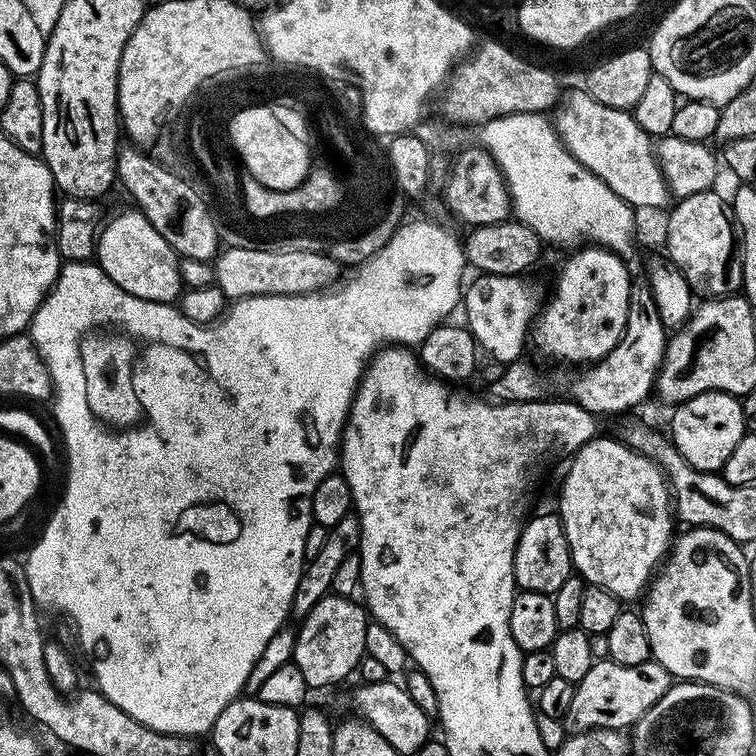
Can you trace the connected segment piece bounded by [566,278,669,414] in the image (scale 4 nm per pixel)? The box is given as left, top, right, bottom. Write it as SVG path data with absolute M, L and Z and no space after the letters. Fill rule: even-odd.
M633 279L630 290L631 304L628 306L628 321L624 337L606 354L606 358L596 361L581 376L576 376L568 384L567 399L581 404L593 414L600 412L628 412L636 408L656 387L656 373L664 361L664 347L668 345L669 333L658 314L652 288L647 279Z

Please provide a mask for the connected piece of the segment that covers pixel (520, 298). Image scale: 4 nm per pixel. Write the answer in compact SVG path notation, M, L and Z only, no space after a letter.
M481 273L465 287L462 296L462 312L466 314L465 325L477 345L501 365L517 363L528 342L532 319L541 311L546 292L528 276L490 275Z

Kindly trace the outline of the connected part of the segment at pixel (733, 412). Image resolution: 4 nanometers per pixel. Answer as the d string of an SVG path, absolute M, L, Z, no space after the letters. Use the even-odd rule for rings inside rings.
M703 392L694 398L675 405L670 439L678 454L699 472L719 473L726 458L734 454L734 446L746 434L744 405L739 399L725 392Z

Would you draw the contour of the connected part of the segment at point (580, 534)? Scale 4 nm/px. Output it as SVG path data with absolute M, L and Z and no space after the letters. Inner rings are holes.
M597 435L595 440L583 444L576 453L567 461L568 473L564 476L564 481L560 484L560 509L558 515L561 524L564 525L564 533L568 539L568 549L572 555L572 567L589 585L610 590L621 602L628 600L639 601L643 597L647 587L652 583L652 577L656 575L663 559L668 555L668 549L674 539L672 532L672 520L674 524L674 504L670 499L670 485L664 475L664 471L659 468L650 458L646 458L641 452L633 452L628 448L623 440Z

